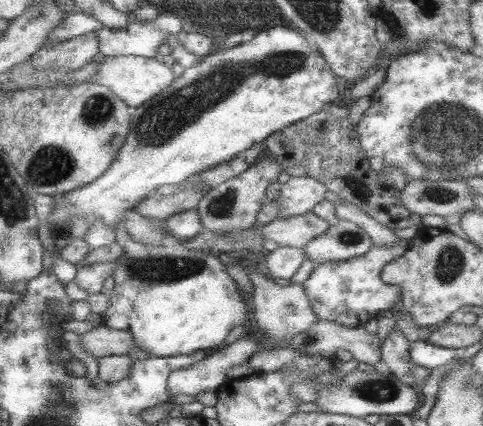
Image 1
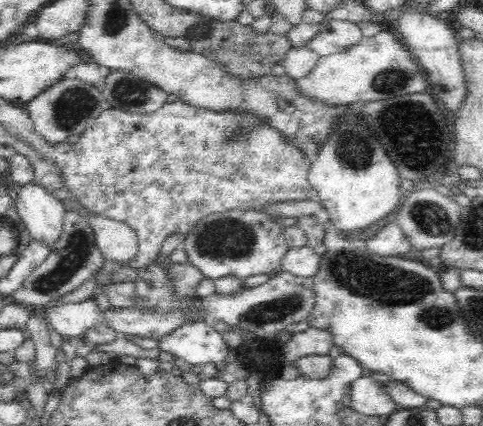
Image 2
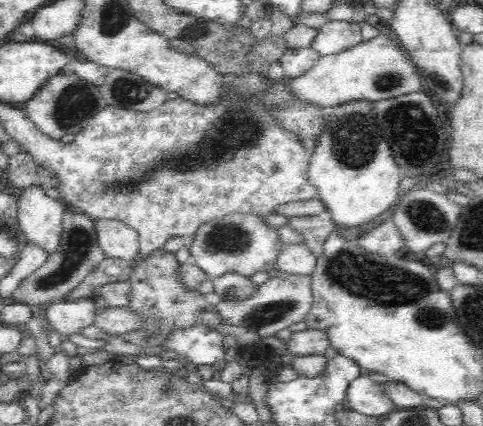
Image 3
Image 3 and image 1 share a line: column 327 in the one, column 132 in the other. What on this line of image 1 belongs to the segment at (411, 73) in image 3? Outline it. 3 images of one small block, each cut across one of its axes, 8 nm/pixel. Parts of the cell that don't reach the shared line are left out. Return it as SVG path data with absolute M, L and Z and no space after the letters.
M117 56L117 58L103 58L99 64L99 70L91 82L97 82L105 86L115 98L119 98L127 108L139 108L145 106L145 102L151 102L151 98L157 98L157 94L165 92L167 86L173 82L171 68L167 68L161 58L143 58L143 56Z

